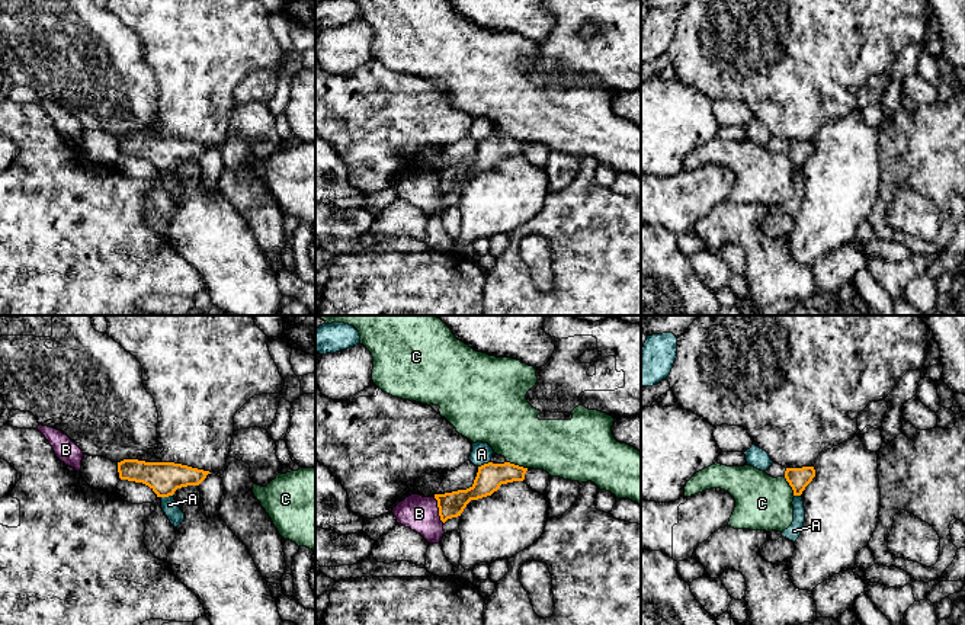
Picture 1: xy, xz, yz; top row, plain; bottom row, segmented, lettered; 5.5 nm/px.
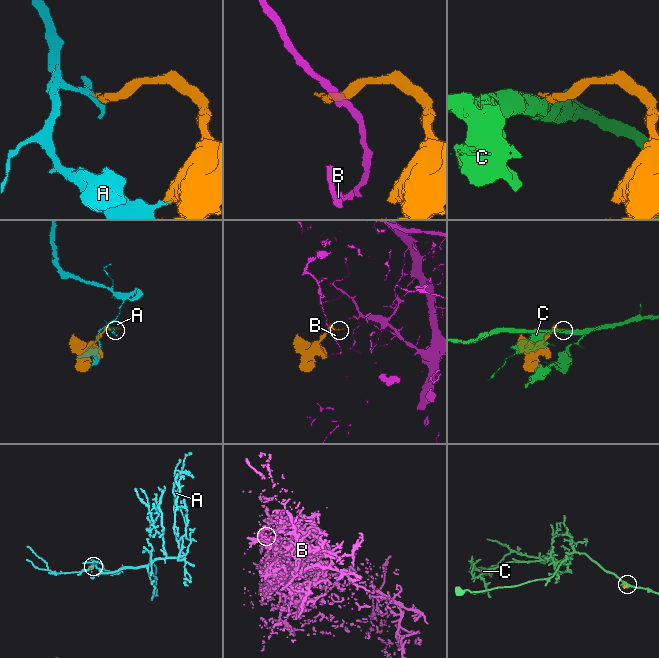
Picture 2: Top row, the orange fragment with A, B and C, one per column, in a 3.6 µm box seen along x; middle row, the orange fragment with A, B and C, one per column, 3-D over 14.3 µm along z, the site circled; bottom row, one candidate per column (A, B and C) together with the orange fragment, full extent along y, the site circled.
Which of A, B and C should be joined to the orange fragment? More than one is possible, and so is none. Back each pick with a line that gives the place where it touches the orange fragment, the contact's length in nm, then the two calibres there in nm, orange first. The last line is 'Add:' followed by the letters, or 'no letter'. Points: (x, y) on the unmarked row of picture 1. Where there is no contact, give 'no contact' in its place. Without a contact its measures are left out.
Add: no letter

